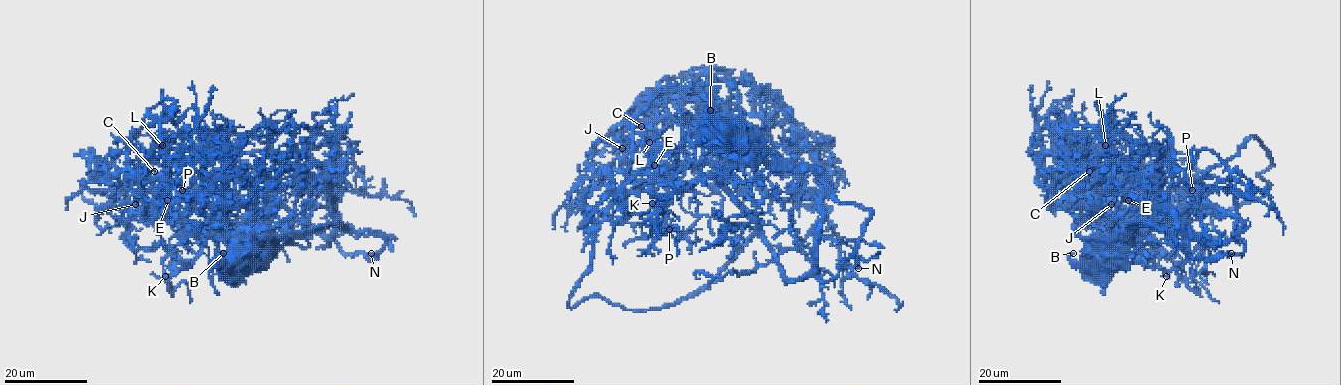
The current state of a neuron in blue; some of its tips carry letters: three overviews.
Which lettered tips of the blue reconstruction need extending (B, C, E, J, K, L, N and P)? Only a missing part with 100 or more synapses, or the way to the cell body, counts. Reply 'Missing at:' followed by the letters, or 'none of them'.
Missing at: N

